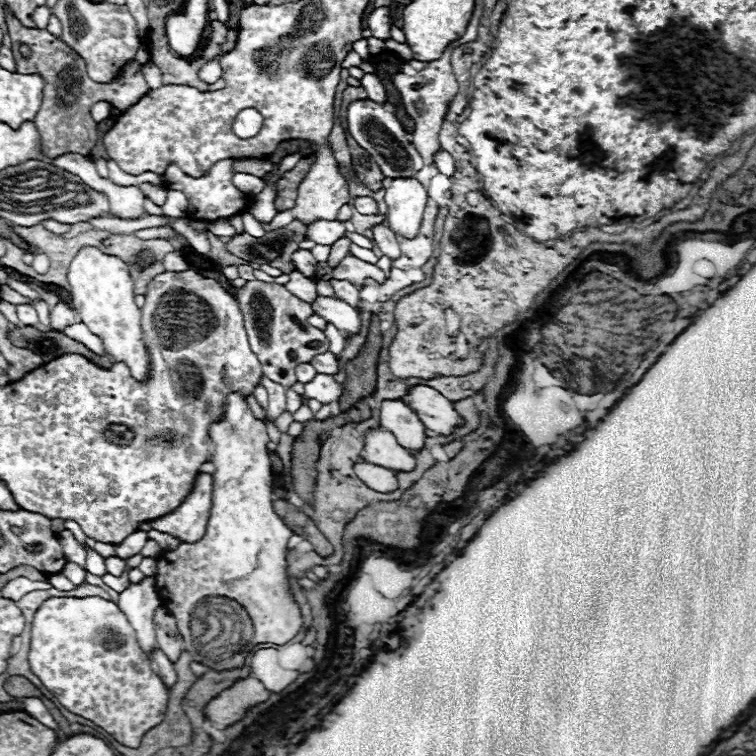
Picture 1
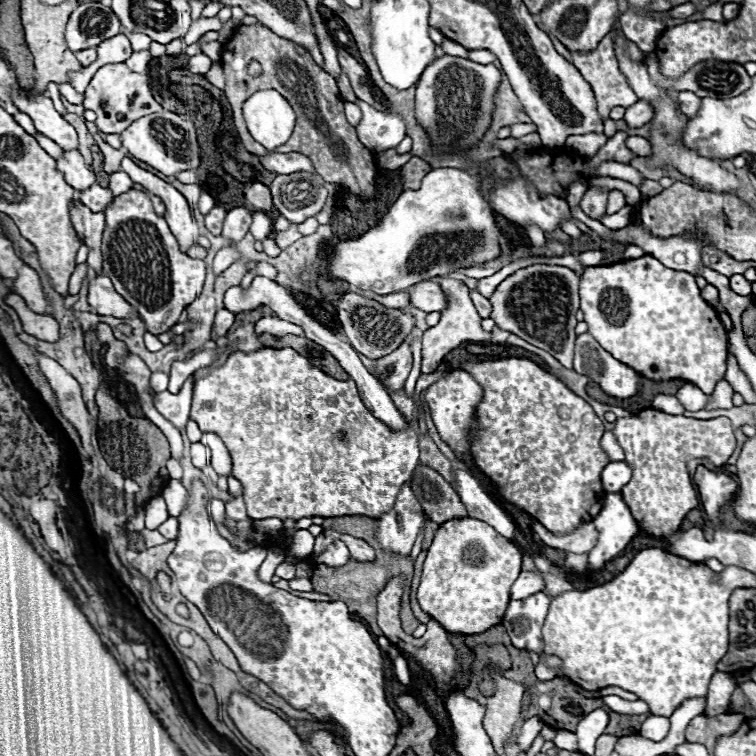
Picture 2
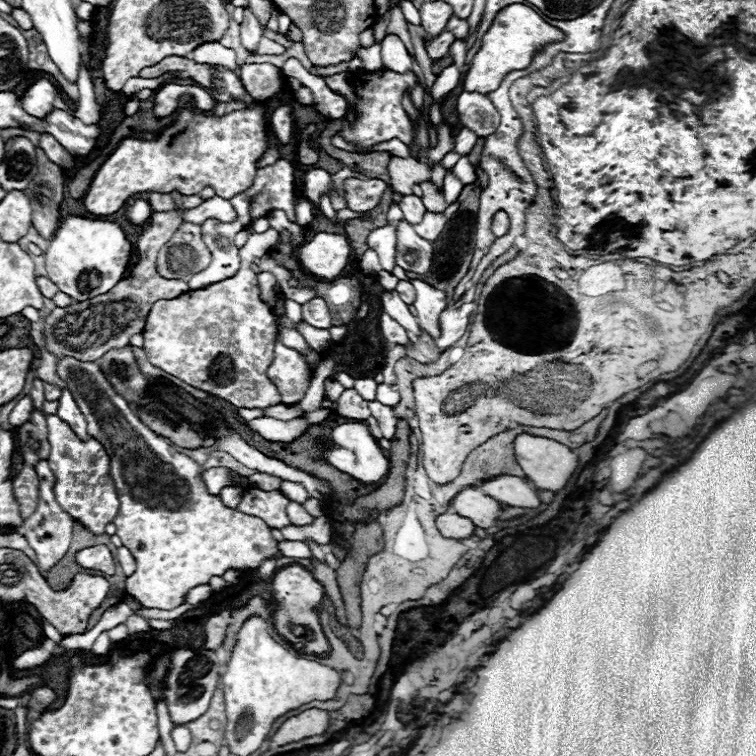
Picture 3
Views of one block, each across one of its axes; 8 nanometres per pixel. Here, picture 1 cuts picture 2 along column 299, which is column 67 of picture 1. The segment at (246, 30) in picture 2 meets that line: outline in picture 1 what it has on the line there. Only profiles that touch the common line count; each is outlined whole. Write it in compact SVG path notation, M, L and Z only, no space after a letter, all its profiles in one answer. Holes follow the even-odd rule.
M6 12L8 20L8 34L14 42L14 60L18 72L40 72L44 76L44 100L42 106L34 118L36 128L40 130L44 138L44 156L56 158L60 154L82 154L90 156L92 148L96 146L98 134L96 134L96 122L90 114L92 104L96 102L108 102L118 112L126 112L130 106L134 106L142 96L150 92L144 74L142 64L132 60L132 66L124 66L120 74L110 84L98 84L88 78L86 62L76 52L66 52L66 44L50 34L48 30L38 28L24 28L10 12ZM18 42L26 42L32 48L32 56L28 60L18 58Z

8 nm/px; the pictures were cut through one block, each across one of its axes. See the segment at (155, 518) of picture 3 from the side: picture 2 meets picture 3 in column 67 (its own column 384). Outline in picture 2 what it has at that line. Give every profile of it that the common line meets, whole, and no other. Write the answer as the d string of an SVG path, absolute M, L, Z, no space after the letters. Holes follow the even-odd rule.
M406 338L392 354L376 360L374 376L380 384L386 384L386 390L400 390L410 374L412 368L412 352L410 352L410 340Z

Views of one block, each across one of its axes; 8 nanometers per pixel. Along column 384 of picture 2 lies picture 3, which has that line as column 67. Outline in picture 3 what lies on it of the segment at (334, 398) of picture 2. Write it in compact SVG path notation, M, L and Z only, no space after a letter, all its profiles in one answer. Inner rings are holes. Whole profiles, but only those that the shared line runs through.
M46 414L48 418L48 440L52 446L50 452L50 468L56 472L56 500L58 504L80 524L96 534L104 534L104 526L114 520L118 512L118 496L114 482L110 480L110 460L100 442L88 438L80 442L70 426L60 420L56 414Z

